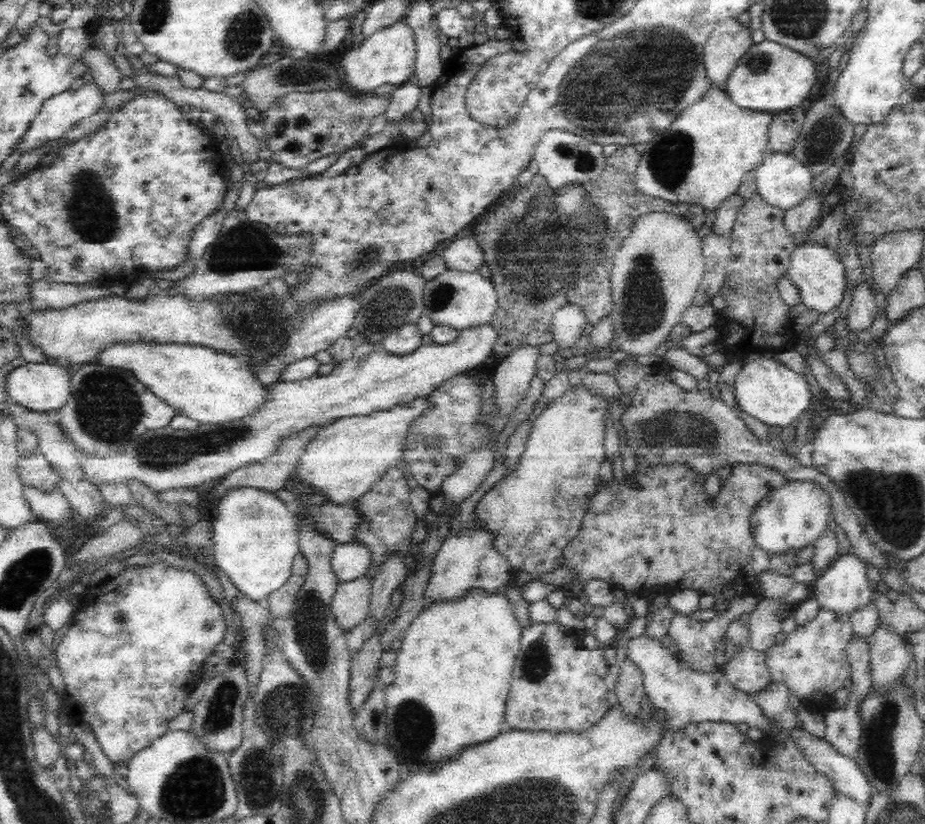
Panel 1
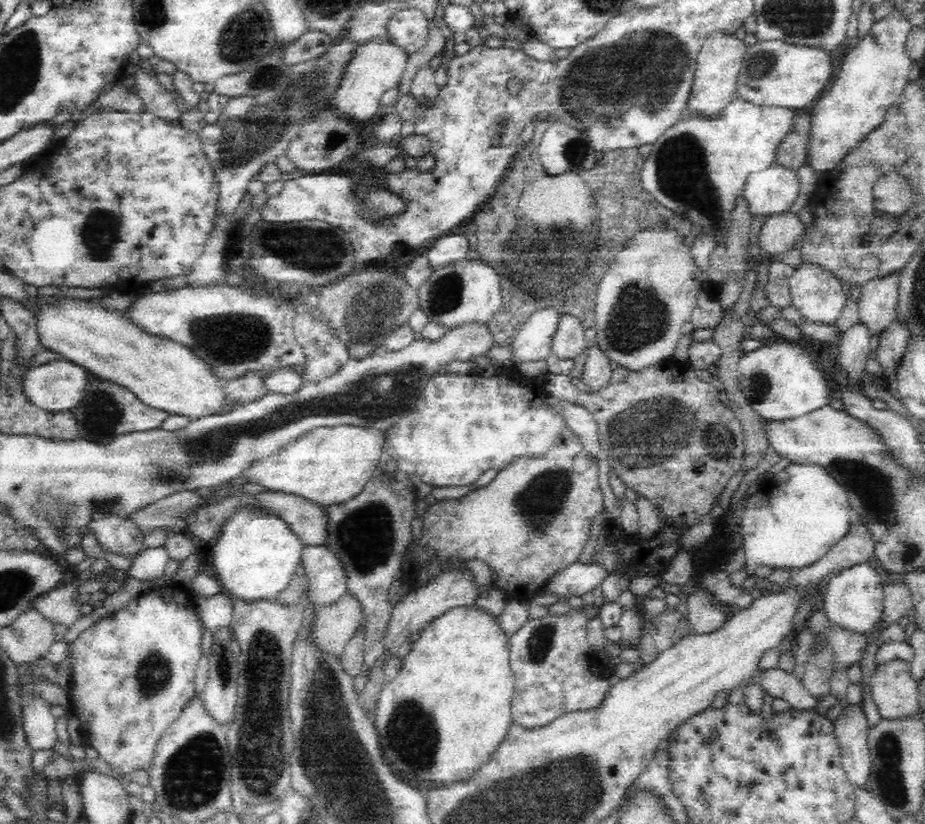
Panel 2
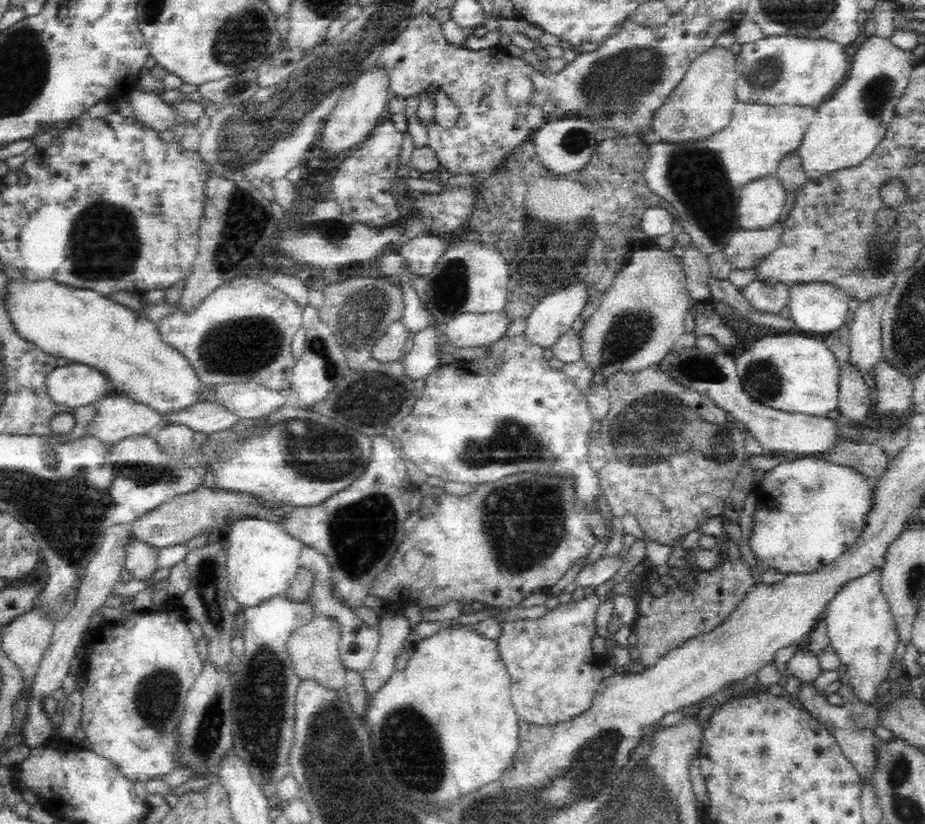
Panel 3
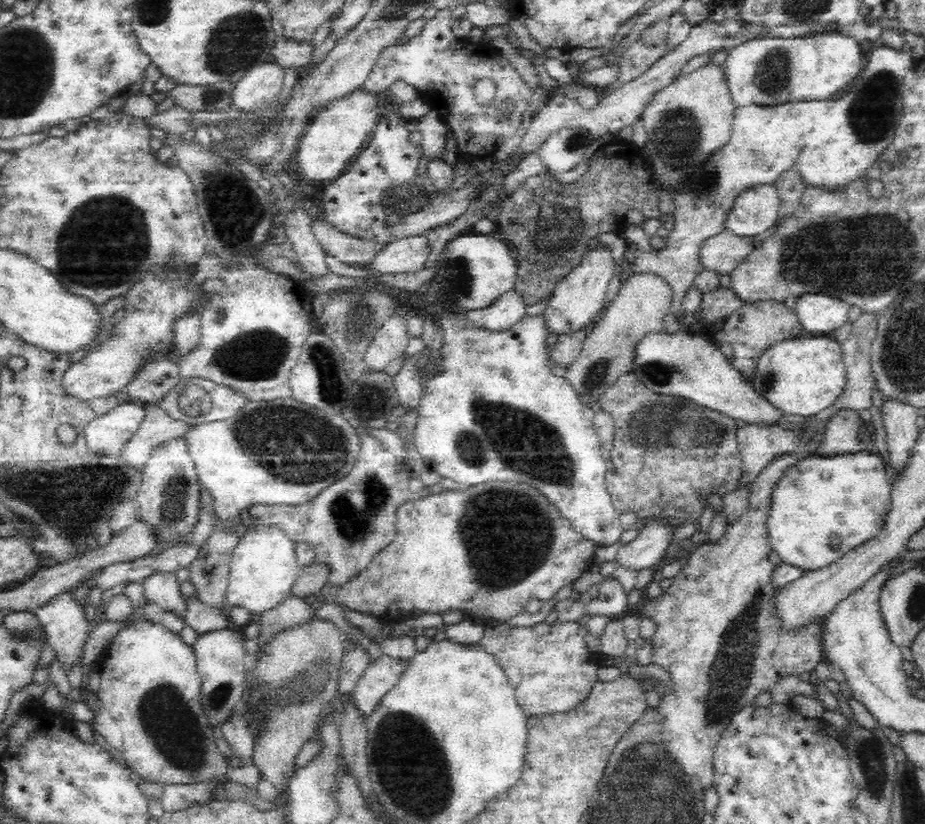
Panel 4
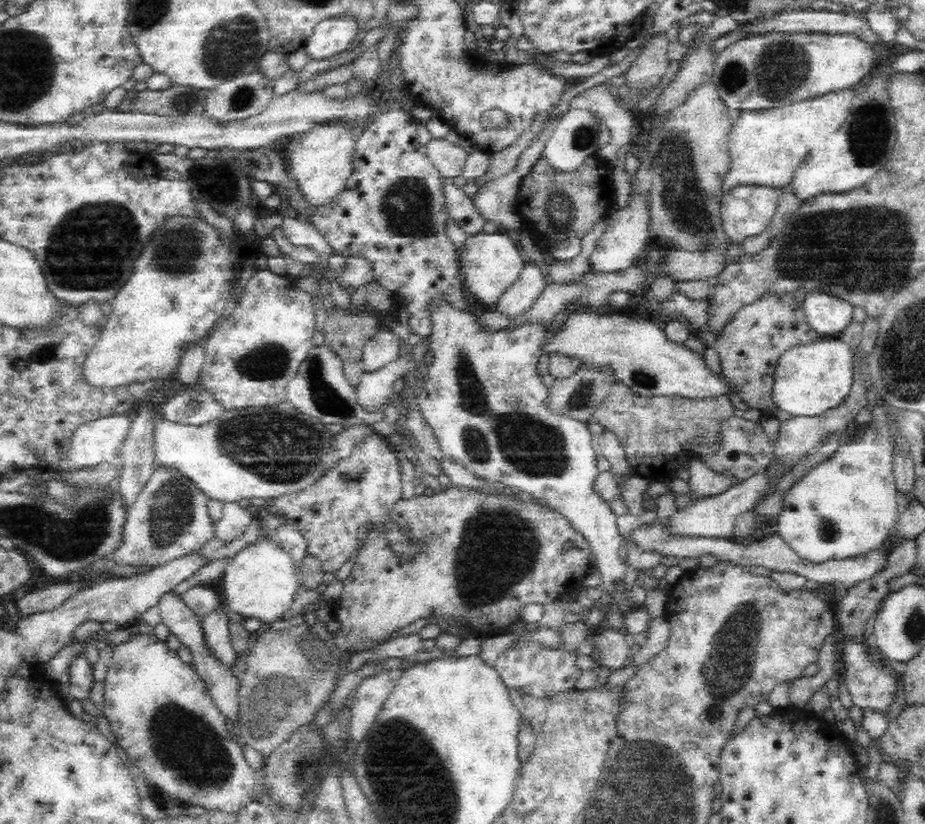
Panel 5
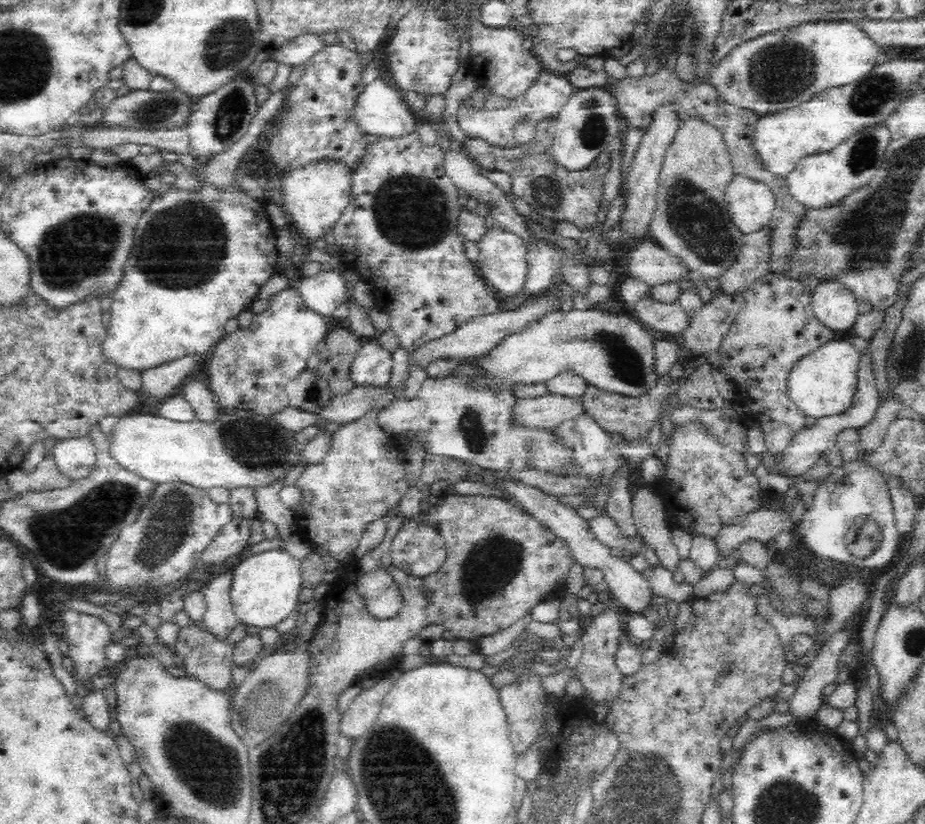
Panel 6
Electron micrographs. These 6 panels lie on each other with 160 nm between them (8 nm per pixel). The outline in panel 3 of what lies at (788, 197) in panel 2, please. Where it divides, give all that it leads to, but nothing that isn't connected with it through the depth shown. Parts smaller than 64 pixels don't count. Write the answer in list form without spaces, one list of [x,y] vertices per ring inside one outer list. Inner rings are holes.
[[[773,175],[745,184],[737,206],[739,228],[765,229],[775,224],[784,200],[784,189]]]

